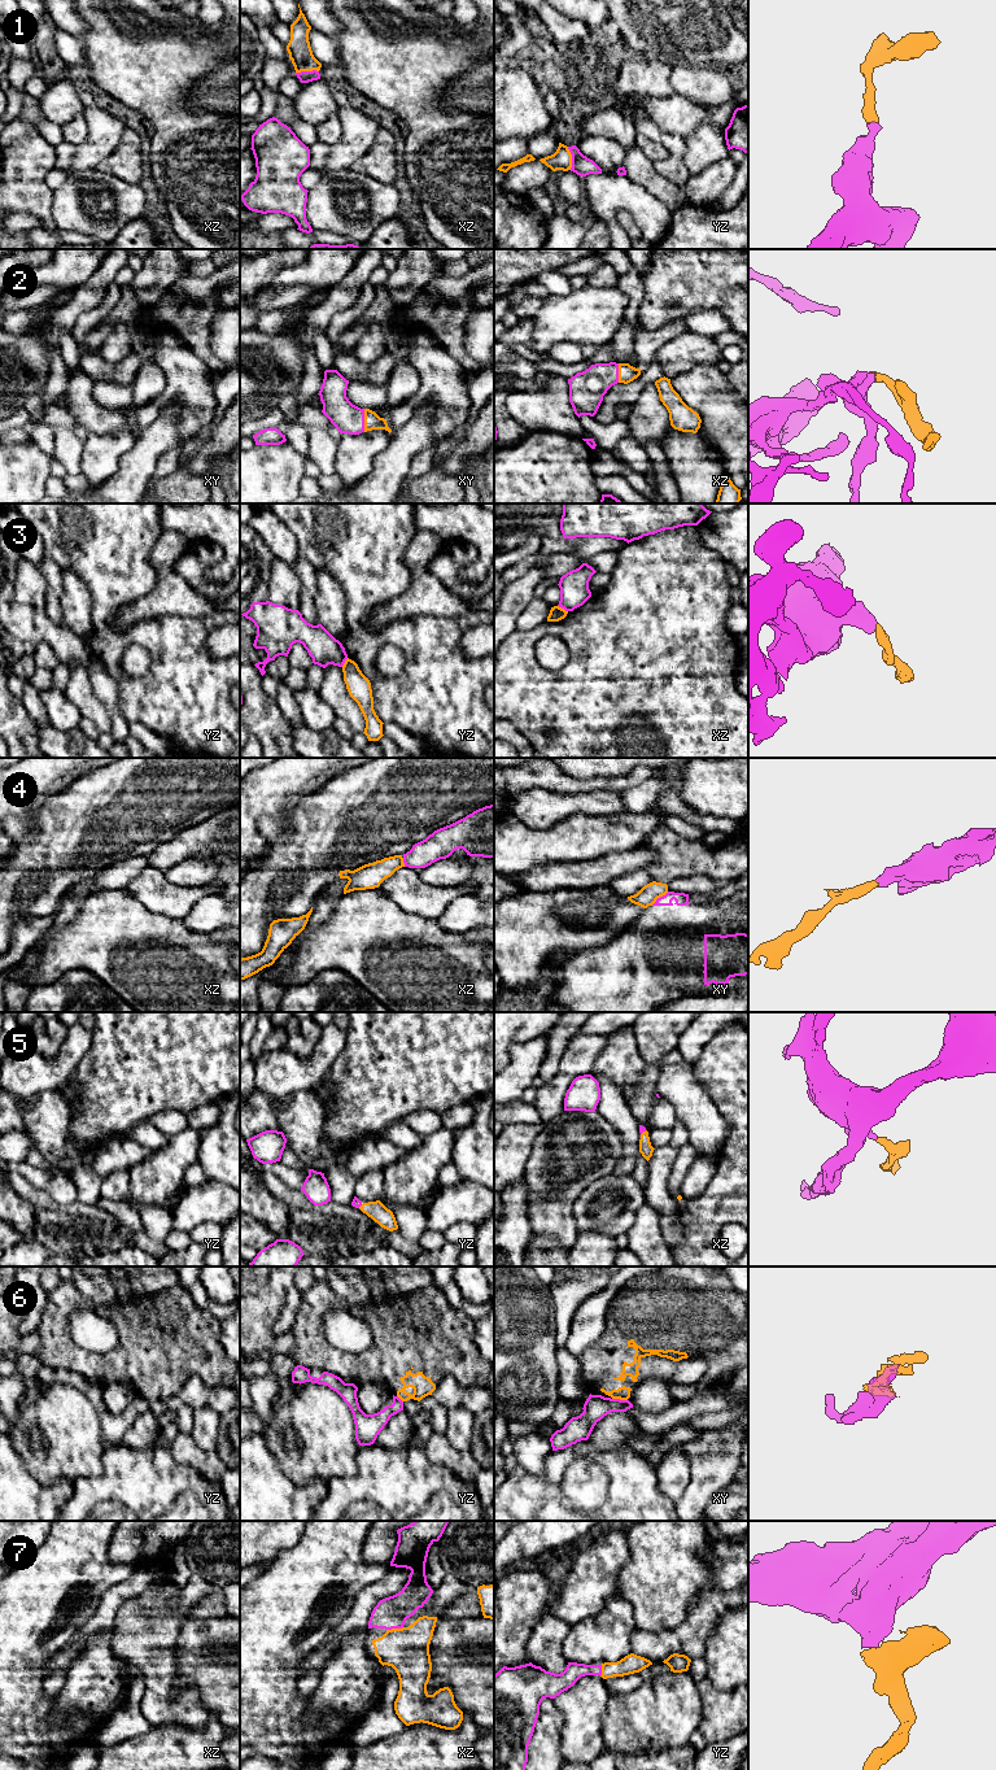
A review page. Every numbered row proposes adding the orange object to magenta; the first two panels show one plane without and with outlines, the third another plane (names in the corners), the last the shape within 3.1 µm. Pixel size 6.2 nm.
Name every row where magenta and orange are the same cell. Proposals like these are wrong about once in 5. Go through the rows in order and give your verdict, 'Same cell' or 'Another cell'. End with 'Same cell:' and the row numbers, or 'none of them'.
1: Same cell
2: Same cell
3: Another cell
4: Another cell
5: Same cell
6: Another cell
7: Same cell
Same cell: 1, 2, 5, 7

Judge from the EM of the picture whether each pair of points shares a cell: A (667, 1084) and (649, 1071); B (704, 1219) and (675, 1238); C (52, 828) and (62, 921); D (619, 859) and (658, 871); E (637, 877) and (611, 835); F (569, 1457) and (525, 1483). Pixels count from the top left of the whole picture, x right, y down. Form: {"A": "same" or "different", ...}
{"A": "different", "B": "different", "C": "different", "D": "different", "E": "different", "F": "same"}

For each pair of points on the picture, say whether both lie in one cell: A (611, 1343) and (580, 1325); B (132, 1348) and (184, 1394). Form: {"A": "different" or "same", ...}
{"A": "different", "B": "different"}

